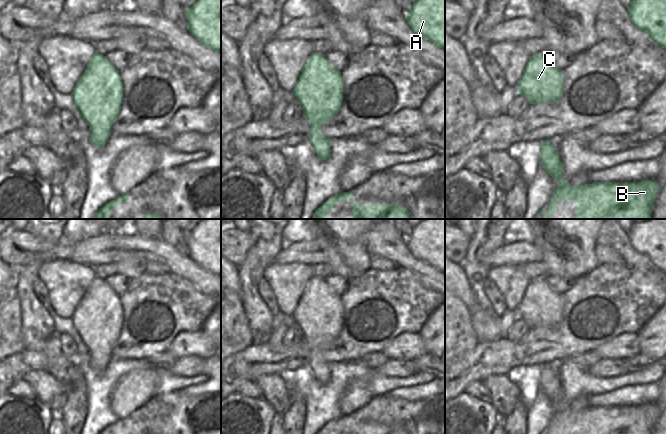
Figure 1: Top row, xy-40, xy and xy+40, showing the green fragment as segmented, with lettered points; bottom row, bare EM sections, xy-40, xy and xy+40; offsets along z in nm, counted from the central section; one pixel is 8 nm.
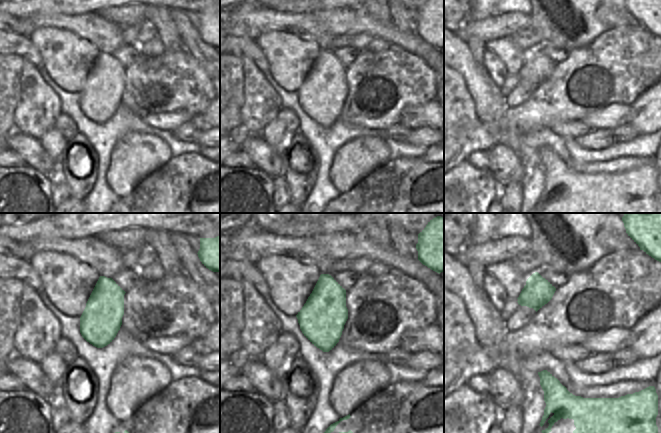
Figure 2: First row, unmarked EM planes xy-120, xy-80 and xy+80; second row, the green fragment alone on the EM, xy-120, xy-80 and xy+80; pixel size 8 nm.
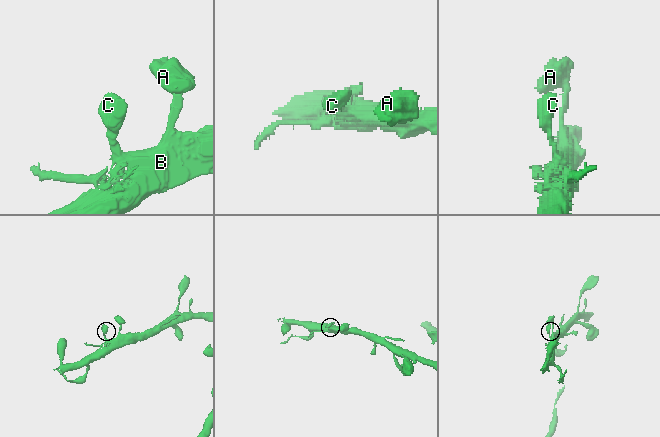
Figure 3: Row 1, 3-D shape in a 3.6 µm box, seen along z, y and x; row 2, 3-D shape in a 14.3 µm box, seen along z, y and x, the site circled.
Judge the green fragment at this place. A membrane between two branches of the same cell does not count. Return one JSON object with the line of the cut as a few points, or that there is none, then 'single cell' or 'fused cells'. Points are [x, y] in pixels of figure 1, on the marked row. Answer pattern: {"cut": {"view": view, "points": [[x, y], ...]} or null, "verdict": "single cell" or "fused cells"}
{"cut": null, "verdict": "single cell"}

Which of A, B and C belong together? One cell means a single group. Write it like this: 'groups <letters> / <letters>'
groups A B C

